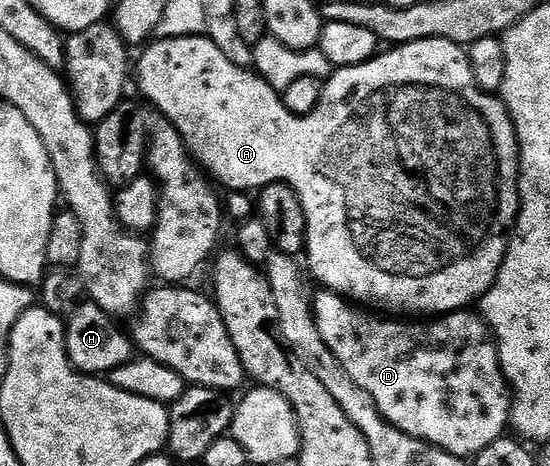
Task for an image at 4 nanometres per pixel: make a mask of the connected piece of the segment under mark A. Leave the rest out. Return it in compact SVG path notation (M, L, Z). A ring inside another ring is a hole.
M205 34L155 39L146 50L138 60L138 88L147 100L145 103L151 109L154 107L159 112L157 115L178 131L191 157L219 185L222 183L224 189L231 192L250 194L268 187L269 184L286 184L298 195L300 206L304 206L306 219L304 257L306 256L307 262L310 263L311 274L322 283L319 285L325 291L334 292L351 302L381 310L386 314L449 314L469 309L473 300L474 303L481 301L483 294L494 285L496 274L506 257L508 230L513 229L518 218L518 139L514 133L514 123L510 120L510 111L506 109L505 104L497 95L480 90L472 74L467 49L463 45L447 40L421 40L411 44L399 44L363 64L331 71L322 85L319 104L306 116L297 116L292 110L288 110L281 95L265 78L249 68L236 66L236 62L224 55L220 46L216 46L216 42L212 42Z

